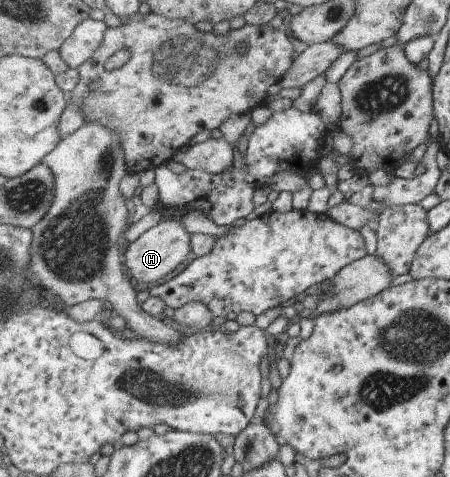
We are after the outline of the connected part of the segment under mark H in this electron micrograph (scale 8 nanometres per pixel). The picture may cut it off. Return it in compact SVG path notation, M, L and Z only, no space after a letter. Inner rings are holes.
M181 215L163 220L130 245L126 253L127 267L139 283L159 283L167 279L175 269L189 259L191 253L194 253L193 233L187 231L182 220Z

